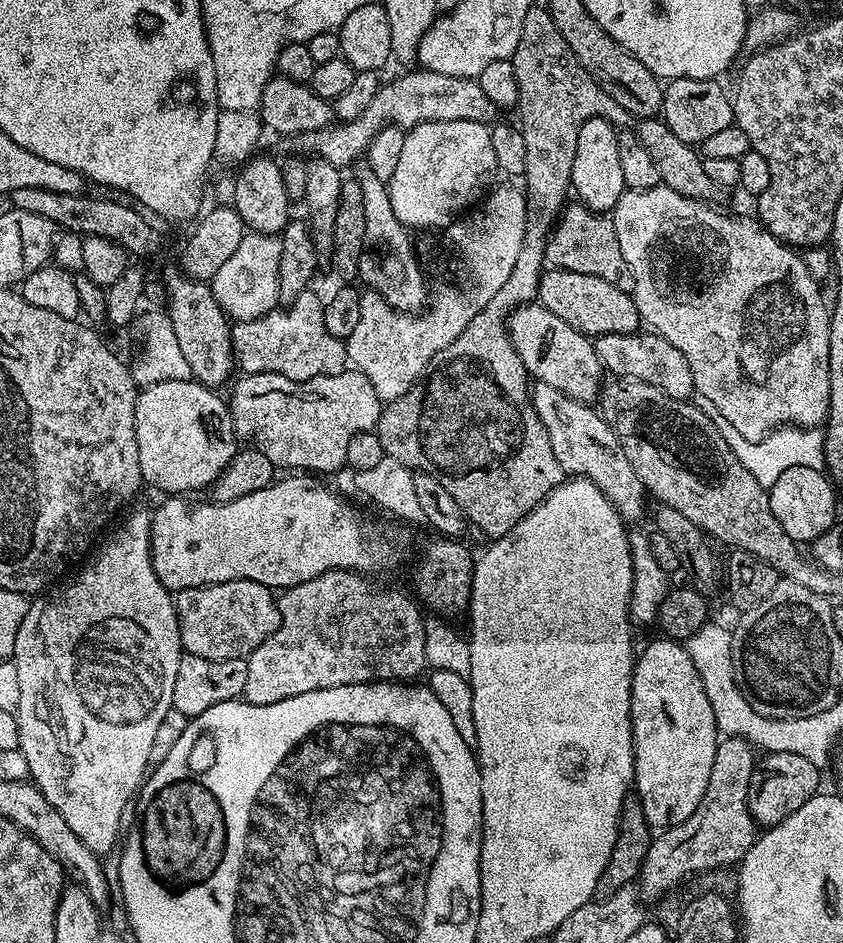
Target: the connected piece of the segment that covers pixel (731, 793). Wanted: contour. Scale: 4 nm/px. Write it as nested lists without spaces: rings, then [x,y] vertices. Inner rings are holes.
[[[729,736],[717,743],[714,770],[710,770],[710,782],[702,802],[698,802],[698,810],[684,824],[663,829],[648,846],[638,875],[641,897],[659,901],[685,877],[720,870],[723,864],[735,865],[743,860],[758,835],[758,825],[748,810],[748,787],[757,759],[747,740]]]

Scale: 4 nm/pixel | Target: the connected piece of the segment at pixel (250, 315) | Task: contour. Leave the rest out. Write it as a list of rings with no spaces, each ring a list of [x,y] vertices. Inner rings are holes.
[[[249,231],[238,242],[238,250],[218,269],[210,282],[214,298],[224,315],[236,322],[257,320],[280,304],[278,298],[278,258],[282,258],[279,235],[264,236]]]

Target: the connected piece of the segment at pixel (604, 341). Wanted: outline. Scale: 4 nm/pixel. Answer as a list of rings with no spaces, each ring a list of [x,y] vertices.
[[[606,334],[605,336],[595,337],[594,343],[596,353],[601,365],[608,368],[612,374],[623,374],[625,377],[641,380],[658,390],[662,390],[670,398],[675,400],[688,400],[694,392],[694,378],[690,374],[690,362],[666,338],[655,334],[640,336],[641,334]]]

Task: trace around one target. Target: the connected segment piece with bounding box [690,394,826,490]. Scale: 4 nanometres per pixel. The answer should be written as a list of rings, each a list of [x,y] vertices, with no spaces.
[[[696,394],[691,397],[690,403],[698,410],[702,410],[702,414],[706,414],[706,418],[710,418],[710,423],[716,427],[718,434],[722,434],[726,446],[730,446],[734,458],[738,458],[738,462],[742,462],[742,466],[746,470],[750,470],[750,474],[754,474],[756,481],[766,490],[771,488],[772,484],[790,466],[801,464],[802,466],[818,469],[825,467],[825,433],[819,427],[797,428],[795,426],[785,426],[777,428],[776,431],[771,432],[770,435],[761,440],[747,440],[742,438],[742,434],[738,434],[738,430],[734,430],[734,426],[730,426],[730,422],[726,422],[726,418],[722,418],[718,406],[714,406],[714,402],[710,402],[710,398]]]

